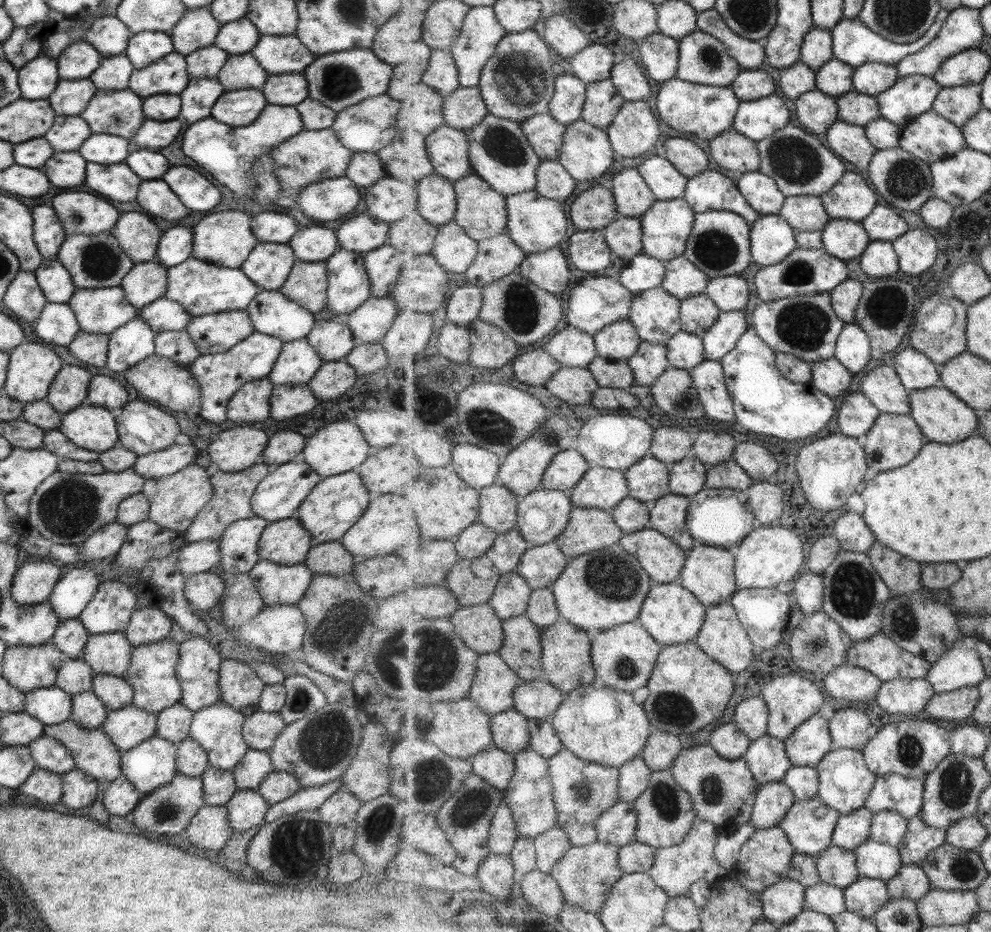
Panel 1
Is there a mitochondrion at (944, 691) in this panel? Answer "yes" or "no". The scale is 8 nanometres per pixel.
no

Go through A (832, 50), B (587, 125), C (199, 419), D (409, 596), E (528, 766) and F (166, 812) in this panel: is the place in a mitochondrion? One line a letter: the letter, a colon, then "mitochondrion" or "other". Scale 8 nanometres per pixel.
A: other
B: other
C: other
D: other
E: other
F: mitochondrion

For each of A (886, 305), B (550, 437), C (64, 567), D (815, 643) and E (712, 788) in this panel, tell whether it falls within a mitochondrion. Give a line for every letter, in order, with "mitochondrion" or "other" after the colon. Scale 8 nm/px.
A: mitochondrion
B: mitochondrion
C: other
D: mitochondrion
E: mitochondrion

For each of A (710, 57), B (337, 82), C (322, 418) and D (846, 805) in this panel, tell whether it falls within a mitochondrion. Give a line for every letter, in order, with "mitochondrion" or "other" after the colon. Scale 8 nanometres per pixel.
A: mitochondrion
B: mitochondrion
C: other
D: other

